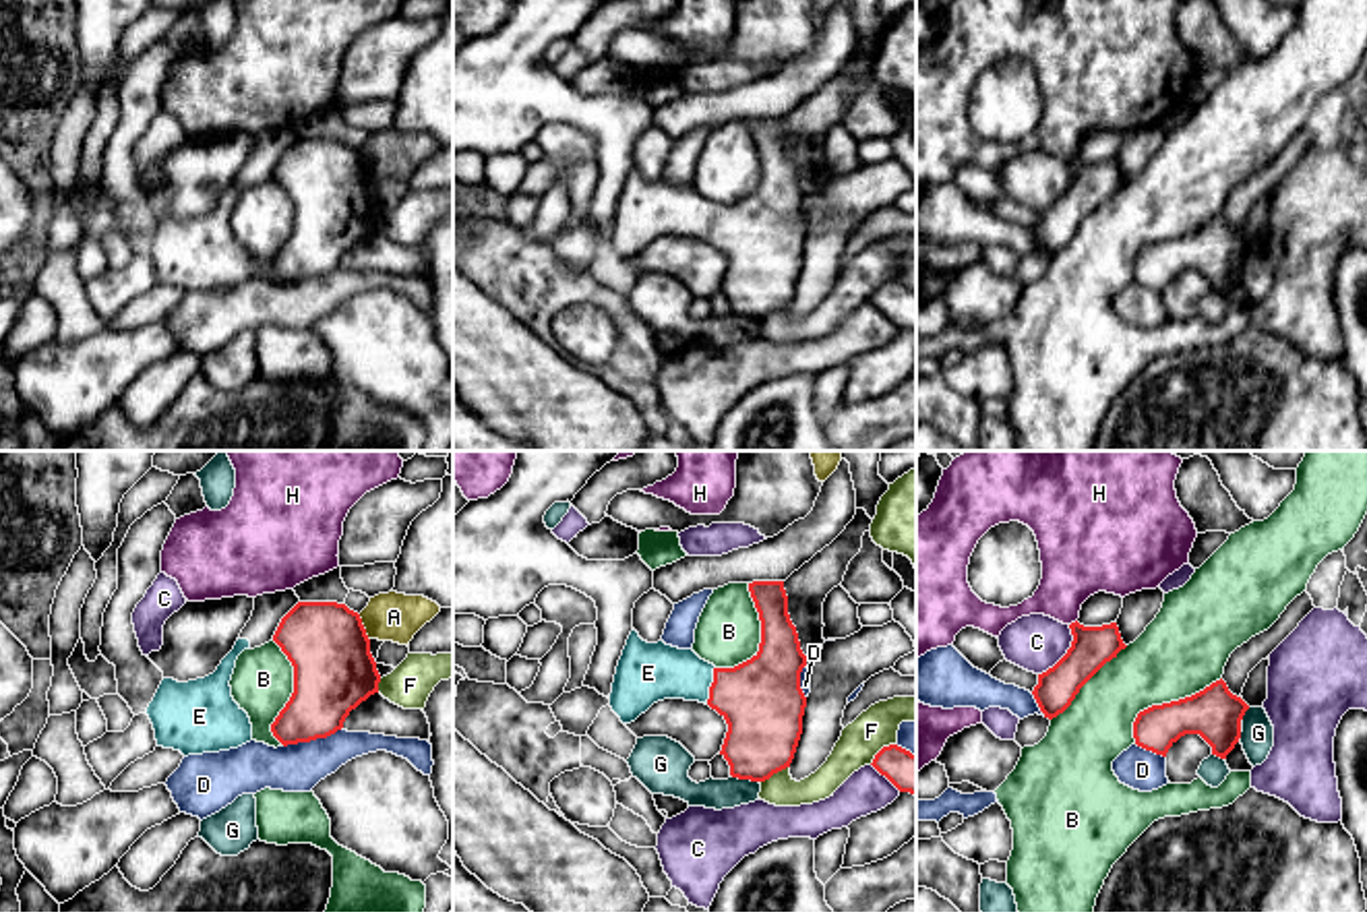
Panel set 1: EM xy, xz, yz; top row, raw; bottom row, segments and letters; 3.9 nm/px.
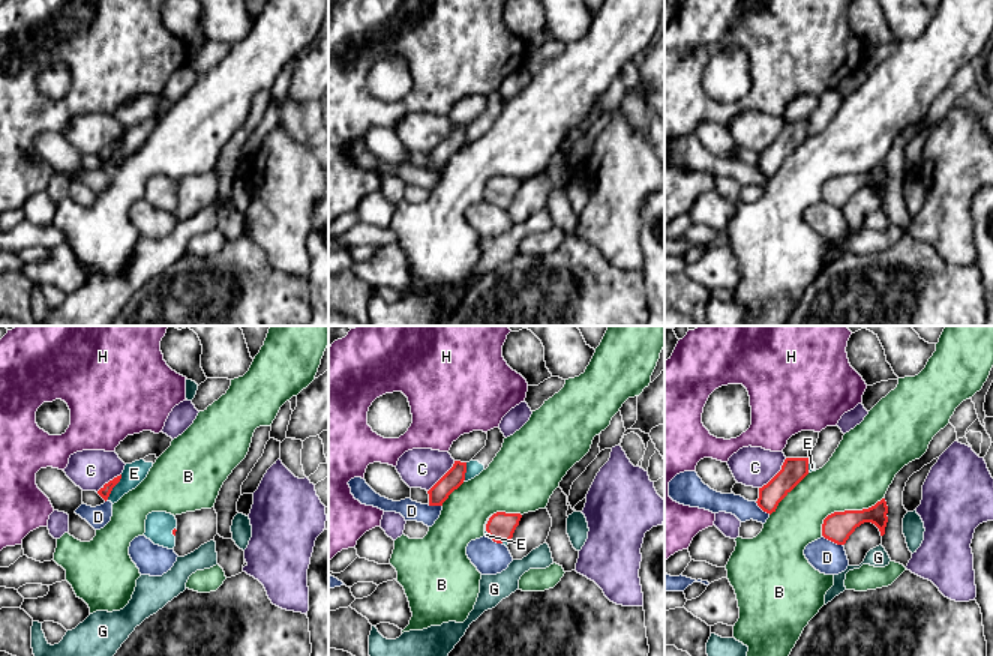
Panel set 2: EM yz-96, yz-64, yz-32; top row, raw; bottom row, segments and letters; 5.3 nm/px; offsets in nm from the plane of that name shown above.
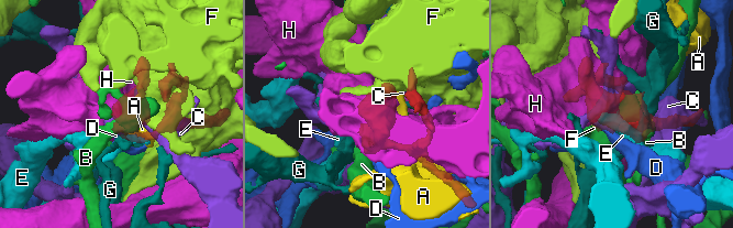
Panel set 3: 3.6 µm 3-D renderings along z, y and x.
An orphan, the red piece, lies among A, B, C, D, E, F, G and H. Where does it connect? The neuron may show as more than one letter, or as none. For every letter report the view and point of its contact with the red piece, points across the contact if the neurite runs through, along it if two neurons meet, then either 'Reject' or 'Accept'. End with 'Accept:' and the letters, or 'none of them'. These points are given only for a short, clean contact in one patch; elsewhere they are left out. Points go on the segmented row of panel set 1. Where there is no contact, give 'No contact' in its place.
A: Touches red at xy (362, 627). Reject
B: Touches red at yz (1165, 704). Reject
C: Touches red at yz (1068, 652). Reject
D: Touches red at xy (313, 739). Reject
E: Touches red at xz (712, 685). Accept
F: Touches red at xz (774, 772). Reject
G: Touches red at xz (745, 778). Reject
H: Touches red at yz (1072, 623). Reject
Accept: E

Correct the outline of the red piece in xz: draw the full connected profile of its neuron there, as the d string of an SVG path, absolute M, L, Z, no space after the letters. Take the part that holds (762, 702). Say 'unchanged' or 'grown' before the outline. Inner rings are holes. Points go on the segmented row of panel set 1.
grown; M753 581L749 591L761 620L759 651L751 660L734 668L716 668L693 649L678 649L664 641L647 643L633 629L616 666L610 707L622 724L631 724L664 699L705 703L728 724L720 755L728 761L730 776L765 782L790 767L794 759L807 707L800 672L809 658L800 649L796 627L788 614L784 581Z

